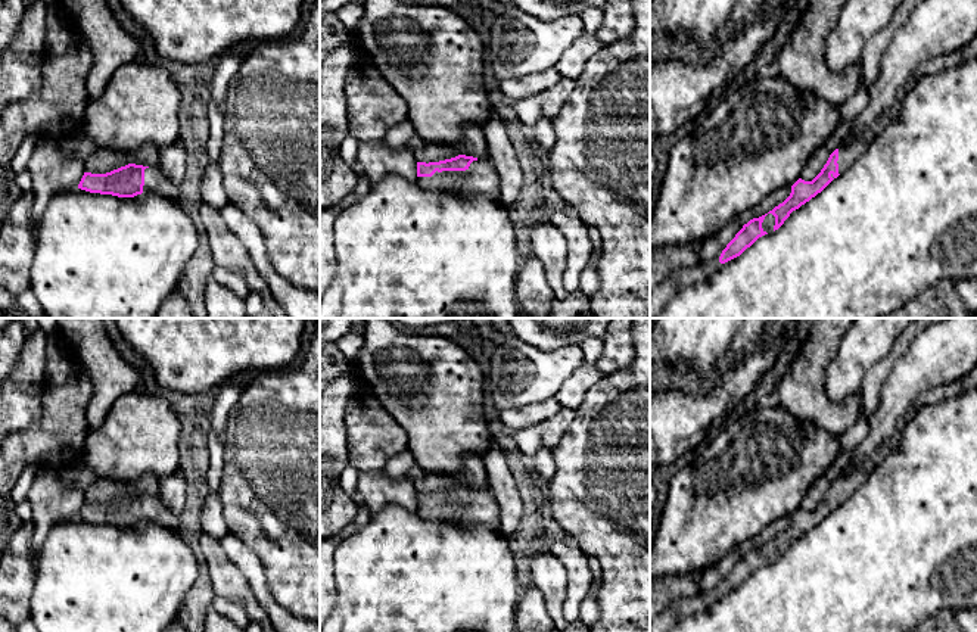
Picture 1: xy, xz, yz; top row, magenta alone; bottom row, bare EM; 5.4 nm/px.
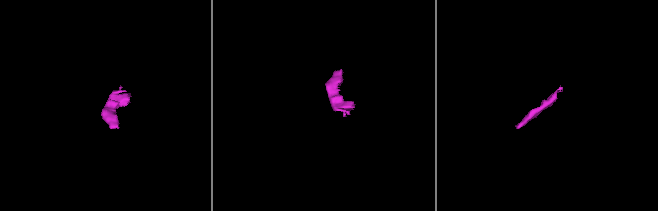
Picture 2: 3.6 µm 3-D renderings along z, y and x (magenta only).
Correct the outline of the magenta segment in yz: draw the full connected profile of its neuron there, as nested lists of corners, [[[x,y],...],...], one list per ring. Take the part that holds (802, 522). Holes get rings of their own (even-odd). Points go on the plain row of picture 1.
[[[912,408],[900,418],[892,438],[880,449],[877,449],[858,467],[846,467],[843,476],[830,485],[827,494],[812,511],[799,508],[791,516],[791,523],[782,533],[775,536],[768,544],[753,548],[744,554],[722,580],[719,592],[725,594],[740,586],[759,567],[778,560],[793,541],[809,532],[834,508],[846,502],[868,480],[869,474],[886,460],[886,457],[899,446],[903,430],[912,421],[914,415],[915,411]]]

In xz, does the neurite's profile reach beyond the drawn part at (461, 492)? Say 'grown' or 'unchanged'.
grown

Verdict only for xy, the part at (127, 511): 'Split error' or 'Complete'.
Split error

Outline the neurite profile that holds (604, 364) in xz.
[[[613,318],[603,342],[604,349],[595,364],[601,376],[628,368],[635,358],[632,318]]]

